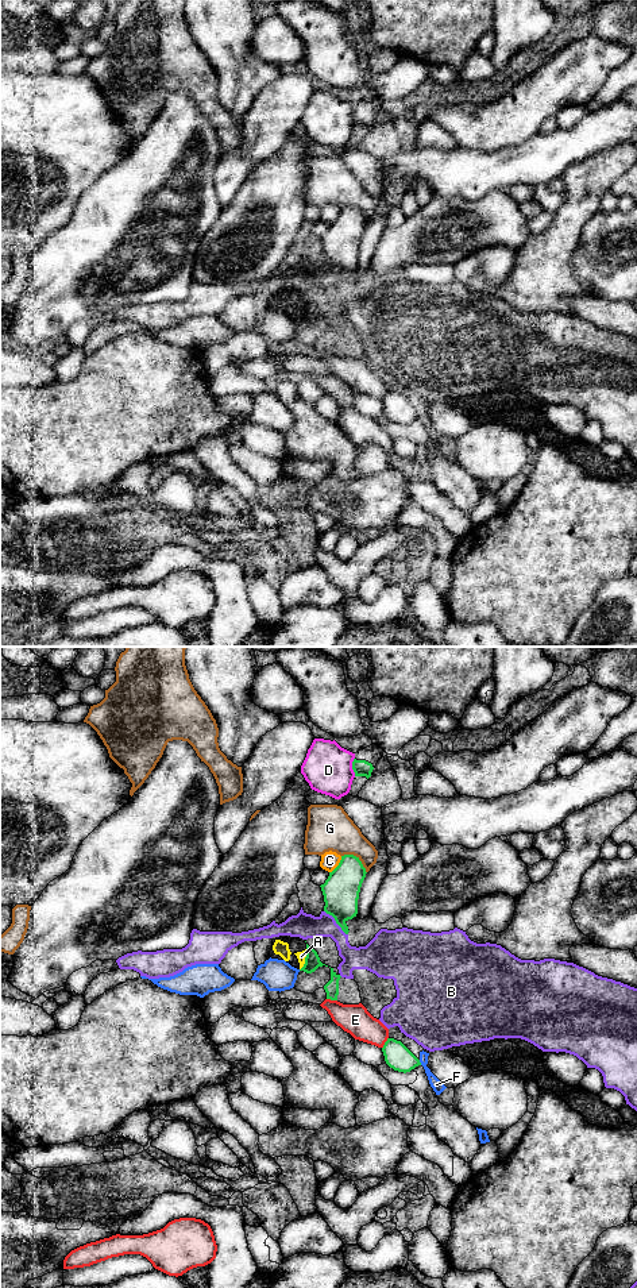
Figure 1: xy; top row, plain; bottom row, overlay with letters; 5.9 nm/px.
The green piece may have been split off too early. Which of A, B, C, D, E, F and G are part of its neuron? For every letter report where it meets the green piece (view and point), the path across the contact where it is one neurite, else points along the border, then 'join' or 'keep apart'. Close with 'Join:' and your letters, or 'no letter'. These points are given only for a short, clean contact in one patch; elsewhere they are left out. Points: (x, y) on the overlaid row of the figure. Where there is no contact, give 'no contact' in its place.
A: xy (305, 960) | along xy (307, 949), (304, 966), (300, 970) | keep apart
B: xy (336, 922) | keep apart
C: xy (339, 864) | keep apart
D: xy (352, 767) | keep apart
E: xy (332, 999) | keep apart
F: xy (420, 1063) | keep apart
G: xy (356, 857) | keep apart
Join: no letter

